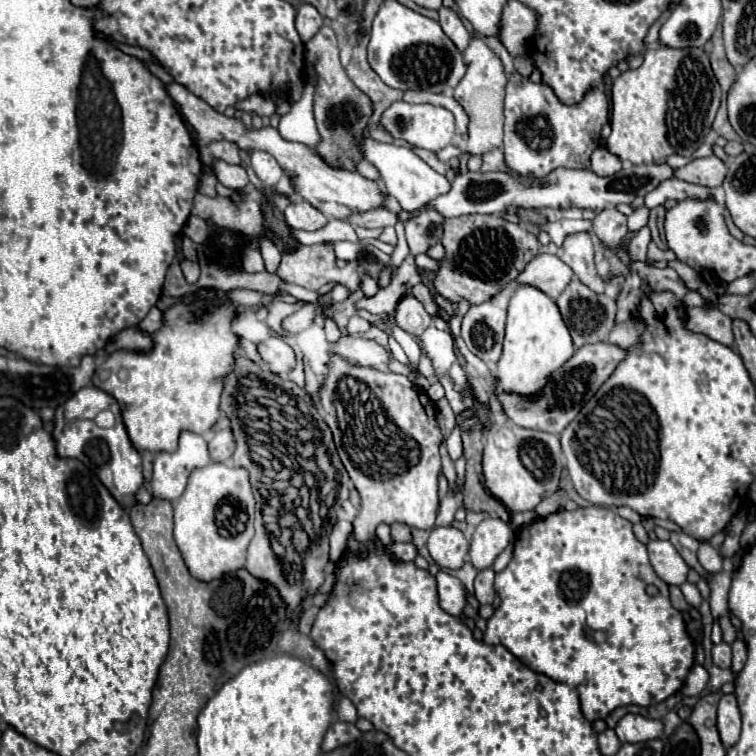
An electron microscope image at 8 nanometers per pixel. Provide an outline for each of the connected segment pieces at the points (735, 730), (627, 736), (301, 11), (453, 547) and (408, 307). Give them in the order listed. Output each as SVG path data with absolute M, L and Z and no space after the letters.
M734 693L722 695L718 703L718 731L724 747L730 747L738 741L740 727L742 727L742 717L736 703L736 695Z
M624 715L614 727L618 739L622 743L640 743L648 739L656 739L662 735L662 721L644 719L642 715Z
M312 5L298 7L298 13L296 13L296 31L298 31L302 43L310 41L310 37L314 37L314 33L322 27L322 23L324 23L324 17Z
M436 527L428 539L428 551L442 569L460 569L468 553L468 541L454 527Z
M412 293L402 295L402 299L396 305L396 311L394 311L392 321L400 329L404 329L404 331L408 331L412 335L422 335L424 329L430 327L430 323L432 323L432 319L426 313L424 305Z

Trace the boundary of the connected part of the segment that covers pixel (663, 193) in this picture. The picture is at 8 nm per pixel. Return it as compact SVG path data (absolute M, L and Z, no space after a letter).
M668 179L660 183L658 189L646 195L646 207L654 209L658 205L664 205L666 201L686 201L686 199L698 199L708 201L712 199L712 191L702 185L692 185L682 179Z

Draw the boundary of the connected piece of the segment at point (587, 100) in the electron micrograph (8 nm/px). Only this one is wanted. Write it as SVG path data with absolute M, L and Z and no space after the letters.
M512 73L506 83L504 103L504 163L510 171L526 177L546 177L558 167L590 169L590 153L602 145L600 131L608 123L610 103L600 89L586 93L580 105L568 107L556 99L552 89L542 83L530 83Z

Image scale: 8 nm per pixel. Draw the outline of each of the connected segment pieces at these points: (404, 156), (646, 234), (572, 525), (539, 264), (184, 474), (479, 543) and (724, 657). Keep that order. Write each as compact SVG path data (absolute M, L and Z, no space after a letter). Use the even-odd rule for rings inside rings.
M366 139L360 149L362 149L366 161L376 165L376 169L382 173L388 195L396 197L398 203L402 205L402 209L408 211L408 213L412 213L414 209L420 209L422 205L426 205L434 197L440 197L442 193L446 193L446 189L450 189L450 181L444 175L436 173L432 167L428 167L410 149L404 149L404 147L398 147L398 145L378 143L374 139Z
M644 227L640 229L632 241L630 241L630 257L634 261L646 261L646 249L648 249L648 243L650 243L650 229Z
M578 507L576 511L556 511L548 517L540 517L534 523L530 523L528 527L522 527L516 535L516 543L514 543L514 557L508 563L508 567L500 573L496 573L496 583L494 589L500 597L500 607L496 609L496 613L488 619L488 627L484 633L484 641L488 645L504 645L514 657L518 657L526 667L534 669L536 673L542 673L554 681L562 681L568 683L570 687L578 687L578 695L580 695L580 705L582 705L582 713L588 721L596 721L596 719L606 719L610 711L614 711L616 707L622 705L658 705L664 699L668 699L670 695L674 695L682 685L684 679L690 671L690 667L694 665L694 641L690 639L686 625L684 625L684 617L680 611L676 611L670 603L670 595L668 595L668 585L654 573L654 569L648 563L648 553L646 553L646 545L642 545L632 531L632 523L624 517L620 517L616 511L608 509L608 507ZM648 585L656 585L658 587L658 595L650 597L646 593ZM594 631L606 631L608 639L604 643L594 643L592 633Z
M538 255L518 275L516 285L534 285L548 297L556 299L574 279L574 271L556 255Z
M182 433L178 451L158 453L154 461L154 475L150 481L152 497L164 501L176 501L186 491L190 473L202 465L212 463L208 447L202 435Z
M488 517L484 519L472 539L470 539L470 561L472 565L482 571L492 567L494 559L498 557L498 553L502 553L512 537L512 527L504 521L500 521L498 517Z
M720 643L720 645L714 645L712 647L712 659L714 659L714 663L720 667L720 669L726 669L726 667L730 667L730 663L732 663L732 649L730 649L730 645L728 643Z

